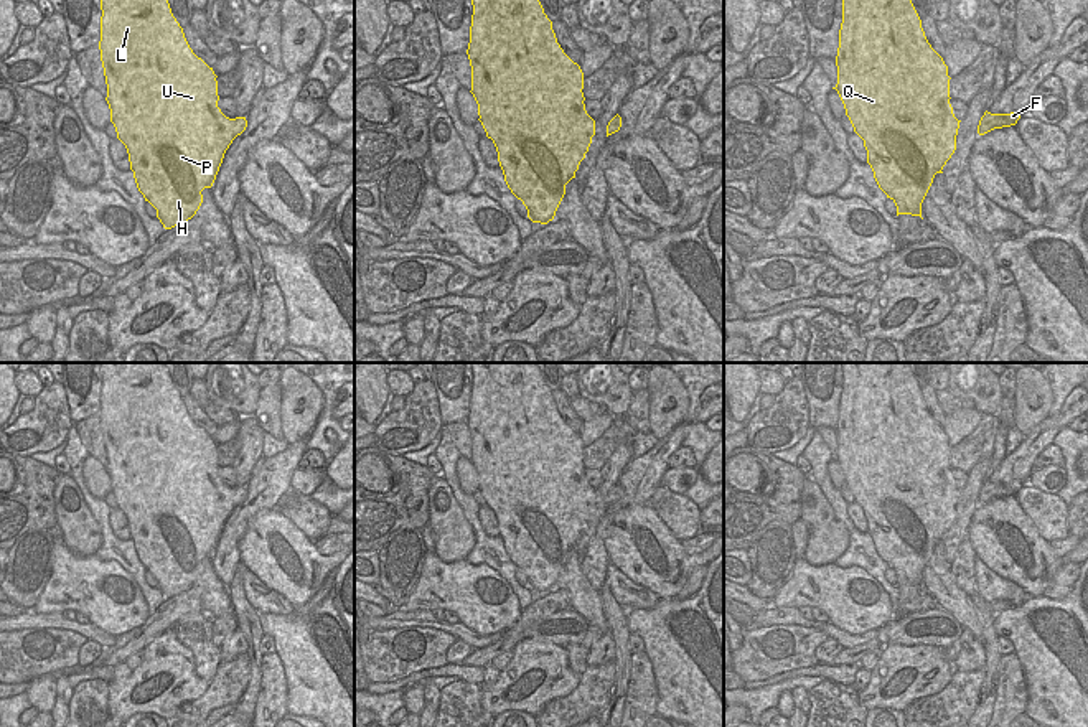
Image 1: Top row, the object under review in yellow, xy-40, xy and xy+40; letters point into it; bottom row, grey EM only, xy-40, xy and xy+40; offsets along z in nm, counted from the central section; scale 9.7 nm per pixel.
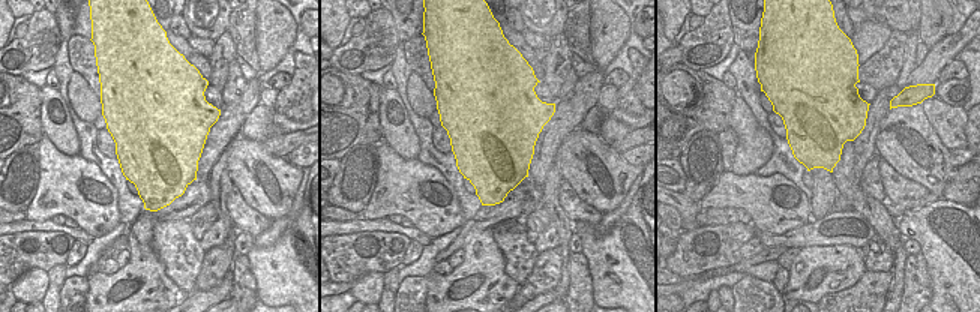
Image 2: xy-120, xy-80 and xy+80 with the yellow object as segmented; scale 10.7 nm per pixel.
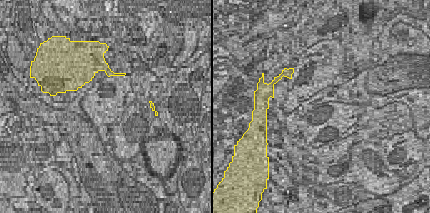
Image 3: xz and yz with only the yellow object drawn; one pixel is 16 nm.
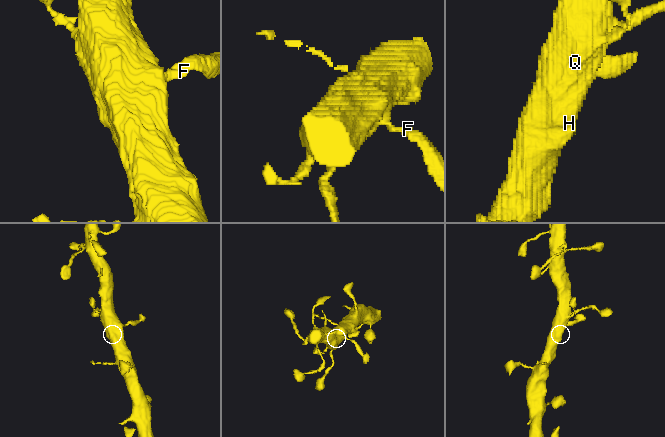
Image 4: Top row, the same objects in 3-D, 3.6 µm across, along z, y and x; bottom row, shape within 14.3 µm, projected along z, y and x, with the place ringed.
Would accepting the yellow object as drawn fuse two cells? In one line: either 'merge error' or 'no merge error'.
no merge error

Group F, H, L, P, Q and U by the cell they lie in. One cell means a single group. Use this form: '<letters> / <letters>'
F H L P Q U

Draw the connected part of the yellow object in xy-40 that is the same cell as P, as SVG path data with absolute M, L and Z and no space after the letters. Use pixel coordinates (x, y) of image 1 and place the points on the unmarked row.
M101 363L101 430L104 437L106 453L107 453L107 473L110 478L110 491L115 496L117 508L125 514L130 531L130 539L134 541L134 547L138 560L143 564L145 570L148 570L157 579L157 587L163 593L165 598L171 598L181 592L191 589L203 572L201 560L204 557L211 557L219 536L223 532L224 523L232 513L232 509L241 504L246 496L246 486L229 488L218 476L218 450L213 437L209 437L201 427L198 427L190 417L183 397L176 391L171 382L170 373L163 363Z

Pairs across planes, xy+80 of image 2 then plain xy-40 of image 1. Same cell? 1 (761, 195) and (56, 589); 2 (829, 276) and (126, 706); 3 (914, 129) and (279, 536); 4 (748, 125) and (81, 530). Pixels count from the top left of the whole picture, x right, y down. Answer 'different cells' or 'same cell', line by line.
1: same cell
2: same cell
3: same cell
4: same cell

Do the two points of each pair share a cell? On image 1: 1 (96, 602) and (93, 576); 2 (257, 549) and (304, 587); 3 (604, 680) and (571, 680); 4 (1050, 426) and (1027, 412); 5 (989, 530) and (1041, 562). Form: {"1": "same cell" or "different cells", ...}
{"1": "same cell", "2": "same cell", "3": "different cells", "4": "different cells", "5": "same cell"}

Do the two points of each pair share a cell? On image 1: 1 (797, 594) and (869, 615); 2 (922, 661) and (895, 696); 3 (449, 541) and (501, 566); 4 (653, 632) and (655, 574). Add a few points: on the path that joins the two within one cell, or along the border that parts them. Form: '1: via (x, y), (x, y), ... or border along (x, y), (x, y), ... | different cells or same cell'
1: via (815, 594), (843, 594), (851, 600) | same cell
2: via (919, 671), (914, 681), (907, 681), (902, 686) | same cell
3: border along (462, 513), (473, 534), (473, 548), (465, 559) | different cells
4: border along (660, 597), (675, 599) | different cells

